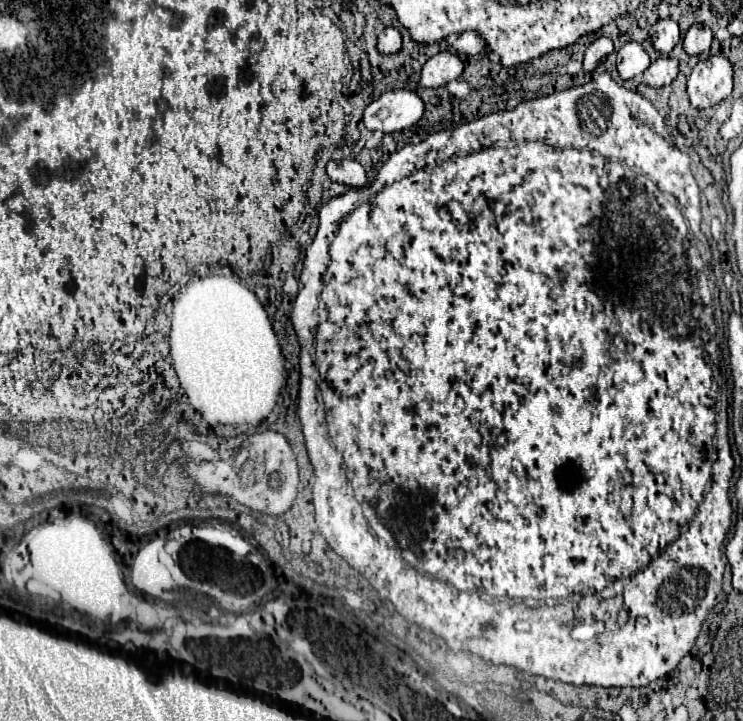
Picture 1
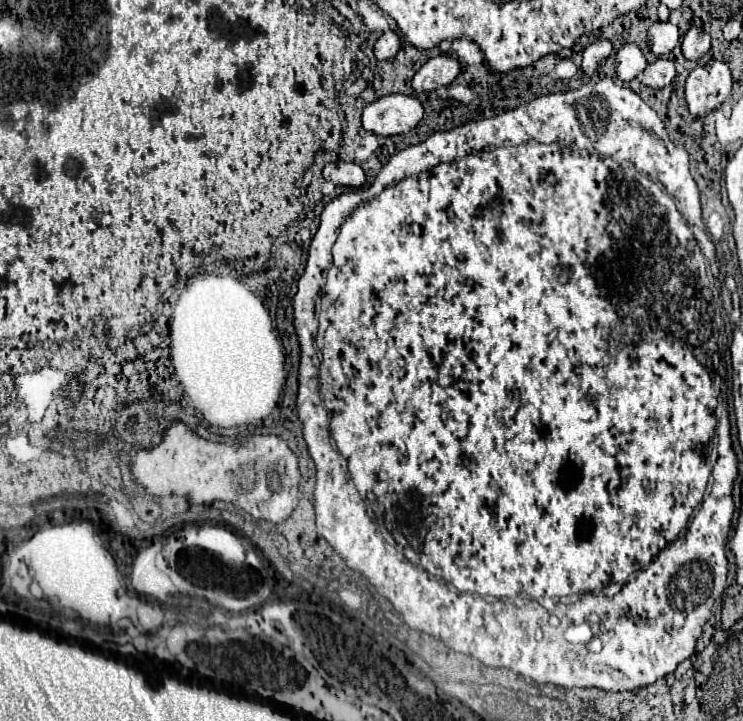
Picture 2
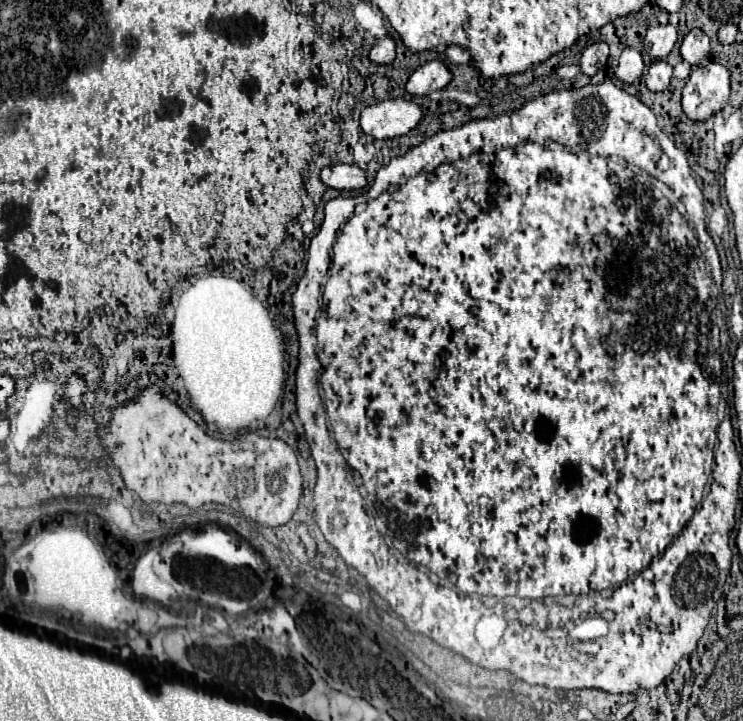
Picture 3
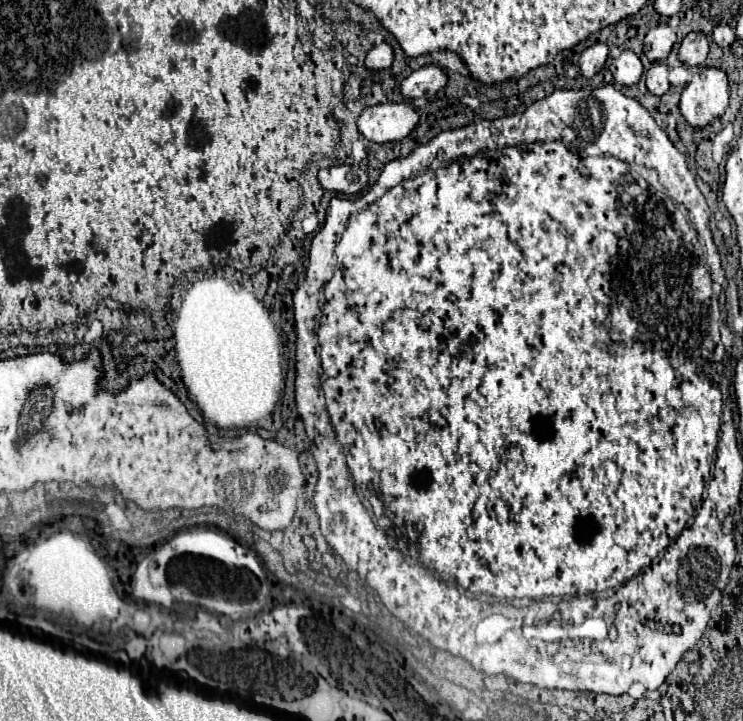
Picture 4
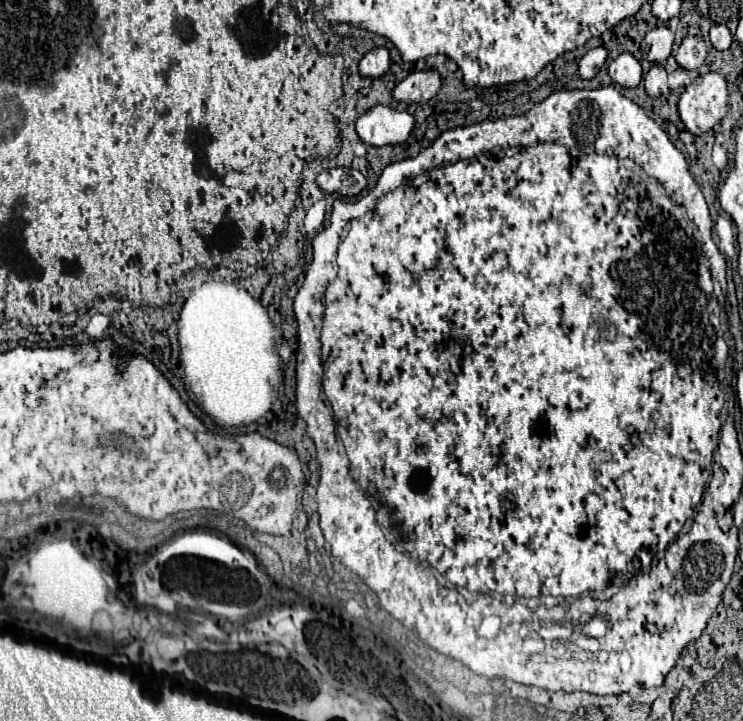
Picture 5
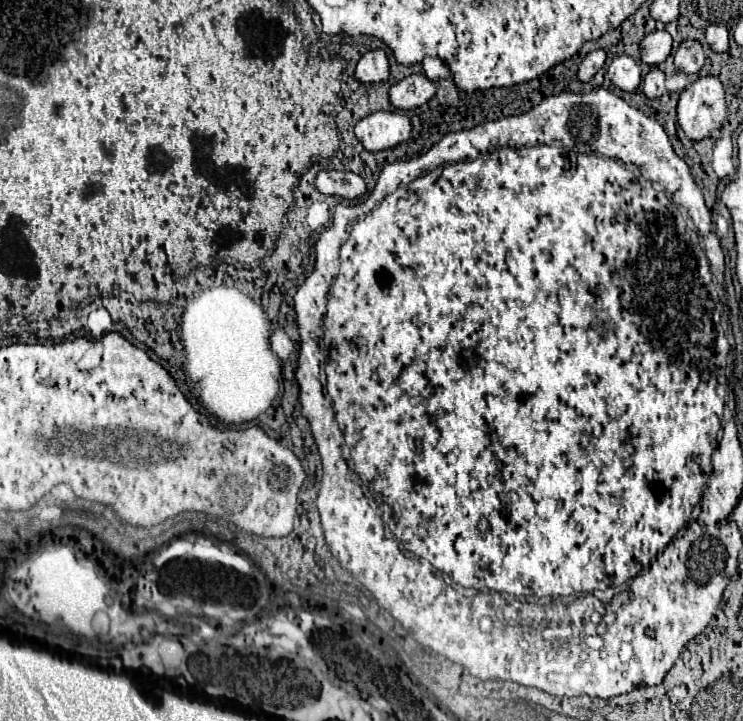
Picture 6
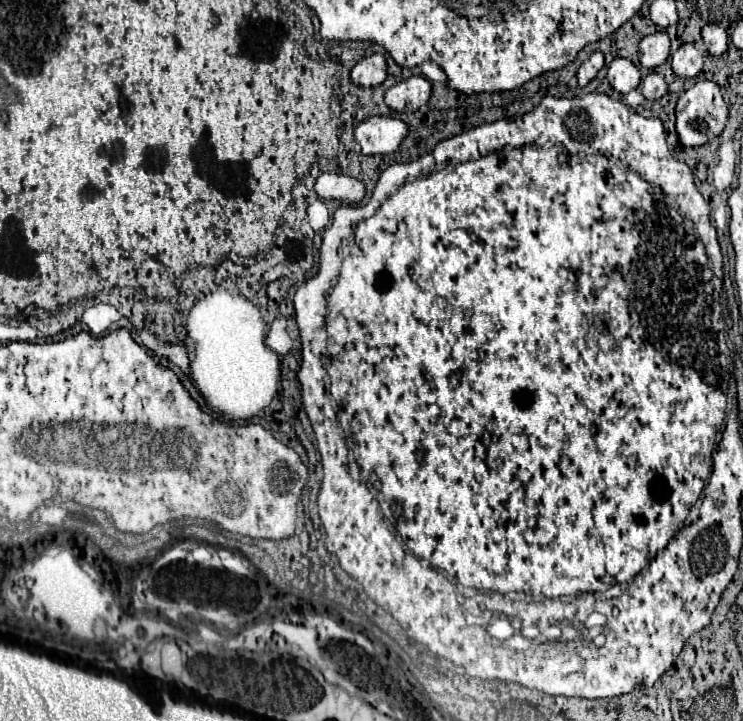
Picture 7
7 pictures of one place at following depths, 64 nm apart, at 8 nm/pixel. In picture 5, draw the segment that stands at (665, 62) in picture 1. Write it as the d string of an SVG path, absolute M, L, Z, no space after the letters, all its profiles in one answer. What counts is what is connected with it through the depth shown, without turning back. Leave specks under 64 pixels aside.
M654 64L650 68L650 72L644 76L644 86L646 86L646 94L656 98L668 92L668 84L666 84L666 70L660 64Z

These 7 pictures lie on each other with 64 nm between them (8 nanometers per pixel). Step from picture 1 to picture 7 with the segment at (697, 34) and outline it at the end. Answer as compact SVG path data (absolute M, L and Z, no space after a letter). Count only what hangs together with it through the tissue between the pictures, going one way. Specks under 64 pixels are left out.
M682 44L672 54L672 70L682 78L698 76L698 72L702 70L702 64L704 64L704 52L694 44Z

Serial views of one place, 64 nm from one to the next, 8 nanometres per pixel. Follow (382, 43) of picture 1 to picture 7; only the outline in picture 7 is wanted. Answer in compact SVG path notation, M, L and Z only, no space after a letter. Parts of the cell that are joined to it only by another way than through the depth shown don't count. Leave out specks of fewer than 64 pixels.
M382 54L364 56L350 72L350 78L358 86L380 86L386 80L386 60Z

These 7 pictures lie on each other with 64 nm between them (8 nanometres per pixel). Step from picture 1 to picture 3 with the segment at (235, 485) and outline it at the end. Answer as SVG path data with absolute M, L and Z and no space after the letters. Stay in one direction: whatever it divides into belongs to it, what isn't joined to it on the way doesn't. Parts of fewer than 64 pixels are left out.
M146 388L146 390L142 392L142 398L140 398L138 402L128 402L128 404L116 408L116 410L114 410L112 424L110 424L108 428L100 430L100 436L102 436L102 444L108 446L112 458L114 458L116 468L120 468L126 486L128 486L130 490L134 490L144 502L164 502L164 504L184 502L184 504L190 506L190 508L198 508L198 506L208 504L208 502L218 502L218 504L226 504L226 506L234 508L236 512L242 512L244 516L248 516L248 518L252 518L254 522L264 524L264 526L282 526L282 524L286 524L286 522L292 518L292 514L294 514L294 510L296 510L296 506L298 506L300 490L302 490L302 474L300 474L300 470L298 470L298 460L296 460L294 450L292 450L284 440L278 440L278 438L264 438L264 436L258 436L258 434L246 434L242 440L232 440L232 448L220 450L220 440L214 440L214 438L206 436L204 430L202 430L192 418L188 418L176 404L168 402L168 400L160 394L158 388Z

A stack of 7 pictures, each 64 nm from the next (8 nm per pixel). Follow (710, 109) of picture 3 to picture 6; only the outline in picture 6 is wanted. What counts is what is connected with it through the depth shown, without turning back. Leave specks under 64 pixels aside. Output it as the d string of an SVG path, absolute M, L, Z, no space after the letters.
M700 76L678 100L678 124L690 140L702 140L726 118L724 86L716 76Z

